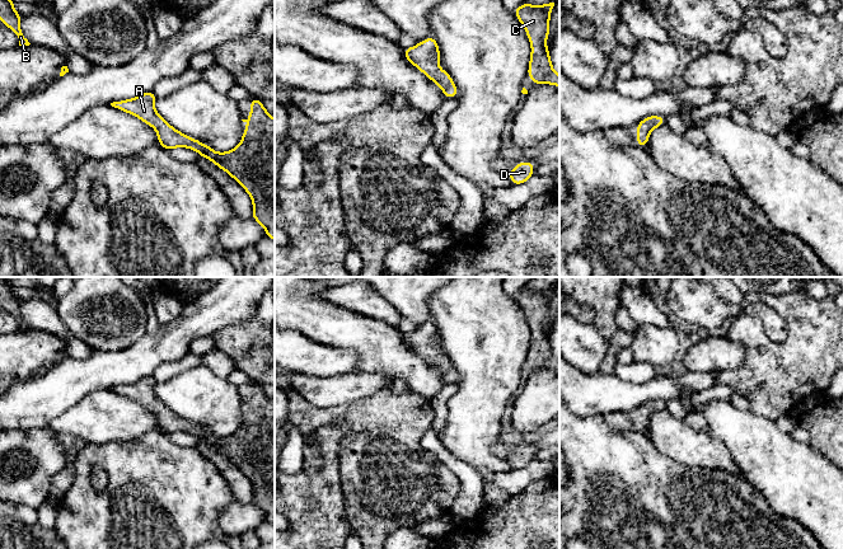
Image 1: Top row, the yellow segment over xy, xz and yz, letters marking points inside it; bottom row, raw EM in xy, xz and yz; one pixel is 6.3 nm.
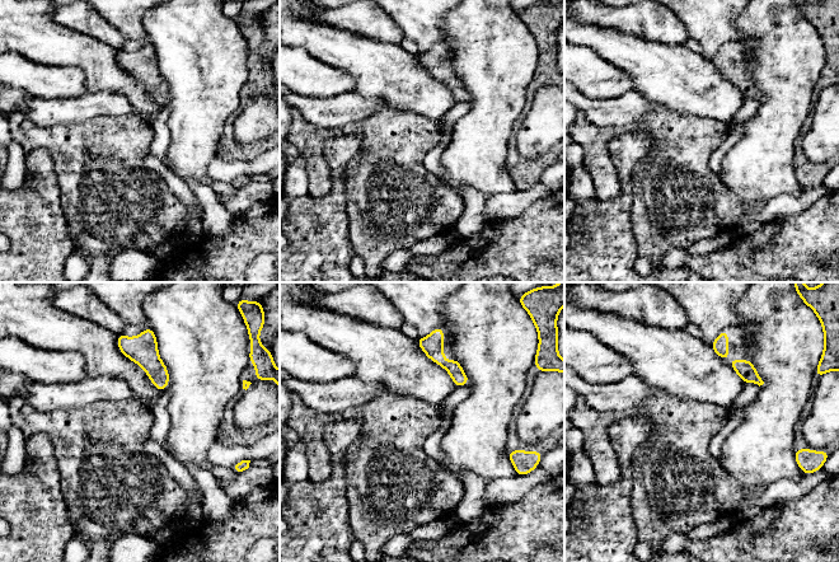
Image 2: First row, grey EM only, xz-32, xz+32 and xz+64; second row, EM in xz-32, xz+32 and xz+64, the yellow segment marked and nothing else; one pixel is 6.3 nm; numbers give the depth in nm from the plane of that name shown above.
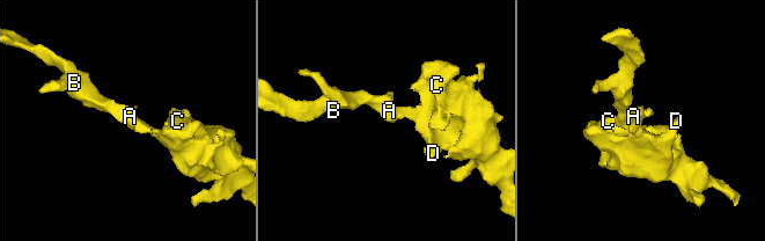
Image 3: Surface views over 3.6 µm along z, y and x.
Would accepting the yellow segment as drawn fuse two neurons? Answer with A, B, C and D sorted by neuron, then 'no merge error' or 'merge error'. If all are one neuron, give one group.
A B C D; no merge error

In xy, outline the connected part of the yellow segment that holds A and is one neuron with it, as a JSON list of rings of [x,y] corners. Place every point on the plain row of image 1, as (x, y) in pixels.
[[[151,375],[134,384],[113,386],[111,390],[154,412],[159,430],[164,433],[192,433],[225,455],[250,480],[252,503],[264,512],[267,522],[275,525],[275,404],[262,386],[250,383],[250,400],[242,404],[248,413],[243,414],[240,428],[230,436],[215,437],[210,430],[179,417],[164,405],[154,393],[155,385]]]

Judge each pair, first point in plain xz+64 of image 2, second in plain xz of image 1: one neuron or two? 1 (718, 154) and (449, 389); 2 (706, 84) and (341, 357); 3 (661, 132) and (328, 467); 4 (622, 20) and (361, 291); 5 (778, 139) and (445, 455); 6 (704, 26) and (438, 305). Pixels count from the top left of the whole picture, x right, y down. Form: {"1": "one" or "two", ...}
{"1": "two", "2": "two", "3": "two", "4": "one", "5": "two", "6": "two"}

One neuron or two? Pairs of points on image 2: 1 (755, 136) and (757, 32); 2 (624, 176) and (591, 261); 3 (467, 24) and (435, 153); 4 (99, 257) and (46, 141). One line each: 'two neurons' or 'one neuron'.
1: one neuron
2: one neuron
3: two neurons
4: one neuron

